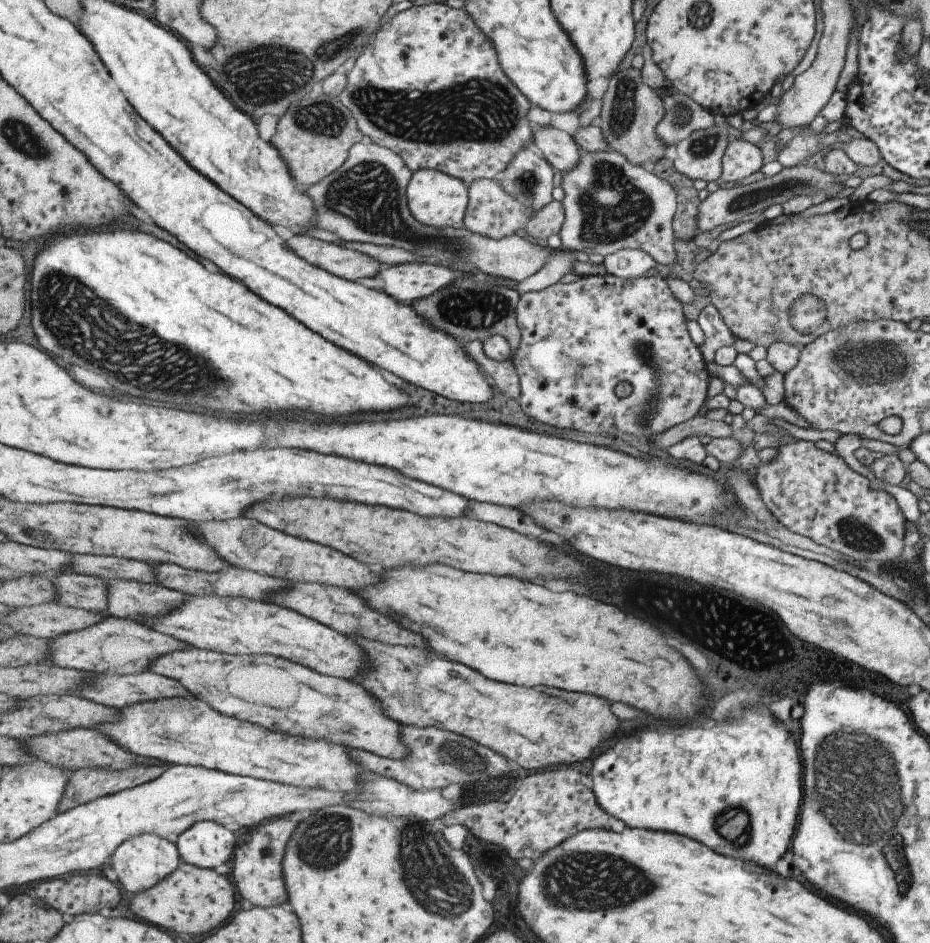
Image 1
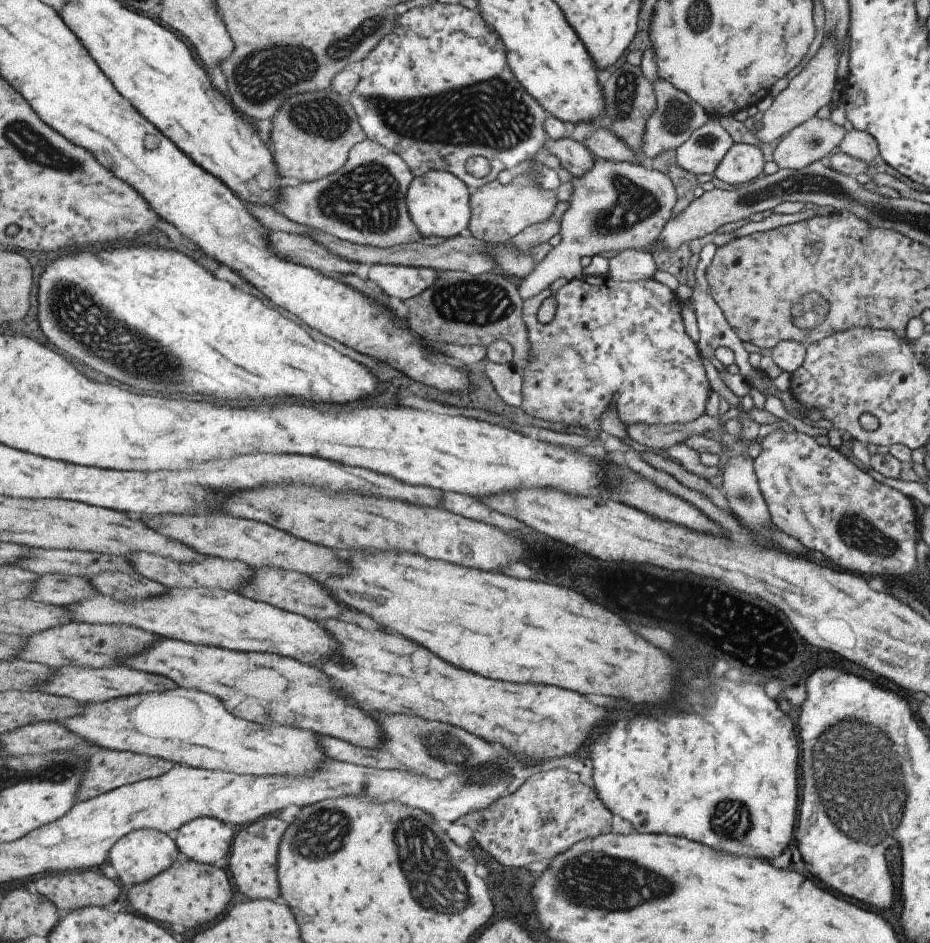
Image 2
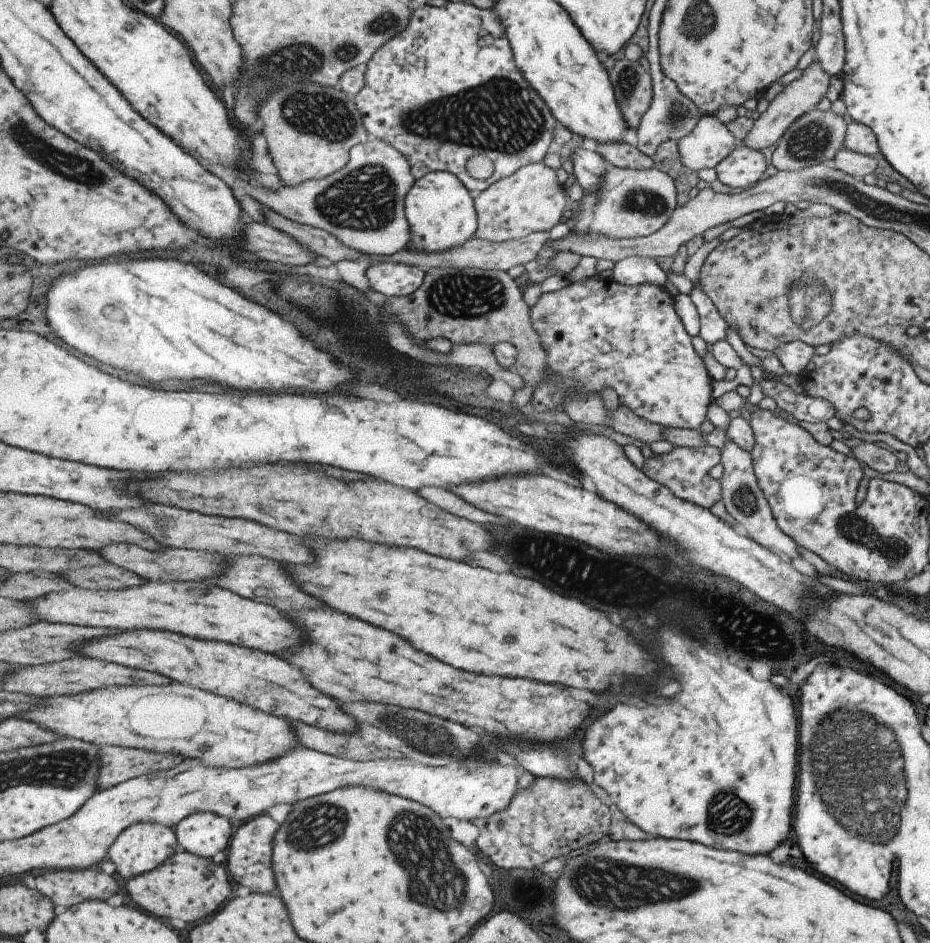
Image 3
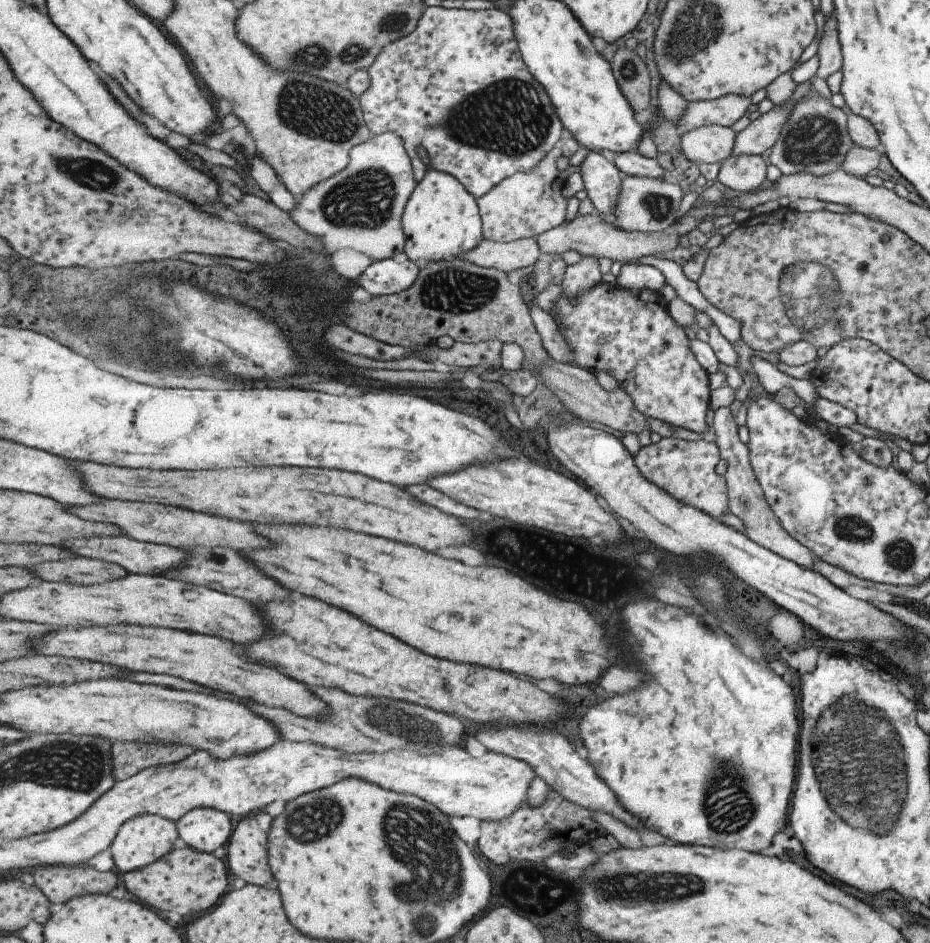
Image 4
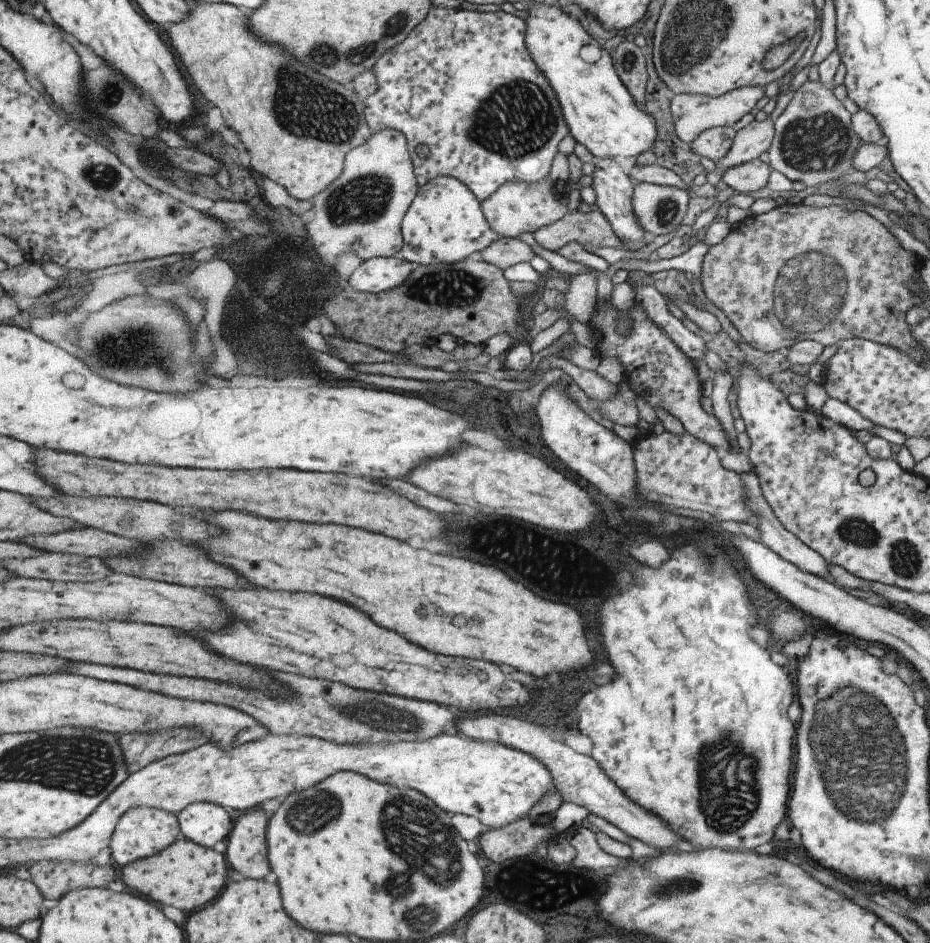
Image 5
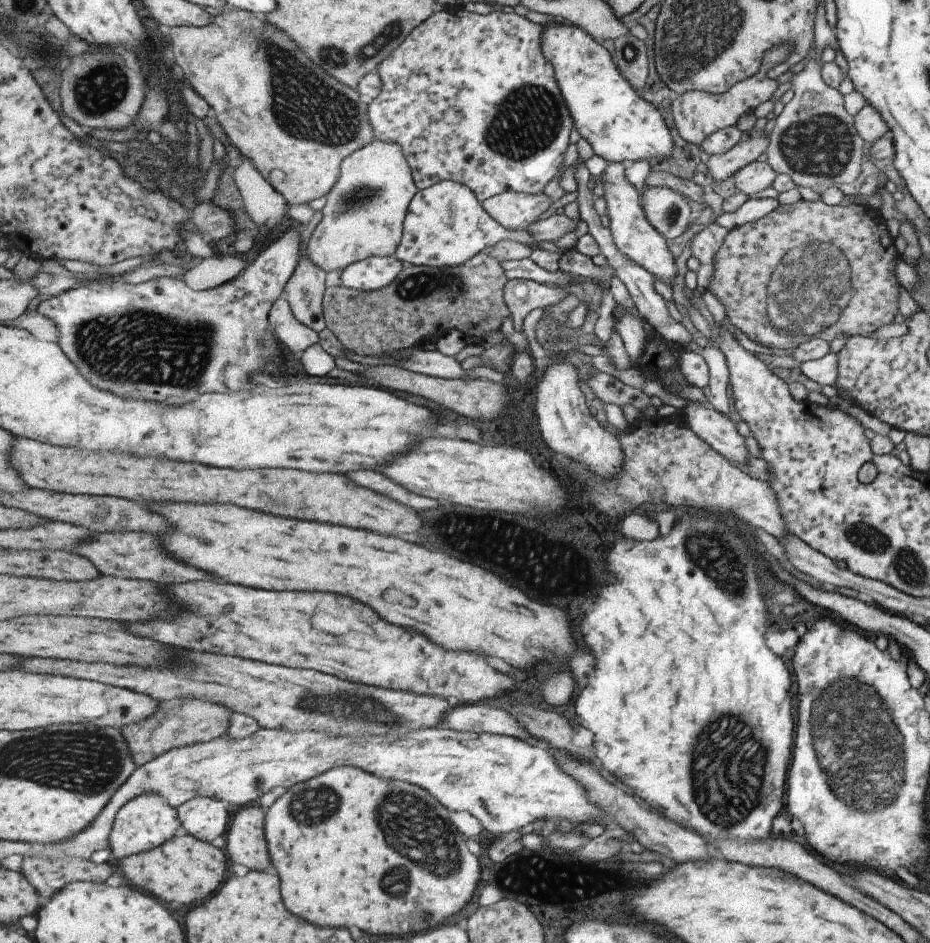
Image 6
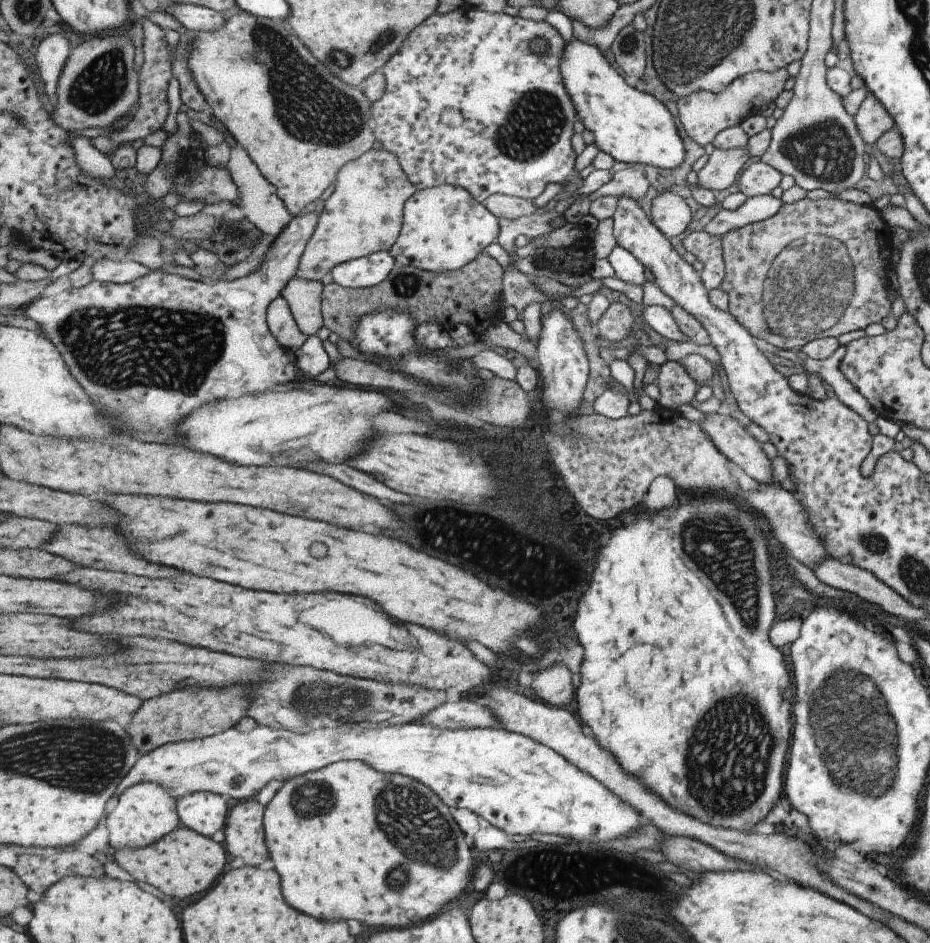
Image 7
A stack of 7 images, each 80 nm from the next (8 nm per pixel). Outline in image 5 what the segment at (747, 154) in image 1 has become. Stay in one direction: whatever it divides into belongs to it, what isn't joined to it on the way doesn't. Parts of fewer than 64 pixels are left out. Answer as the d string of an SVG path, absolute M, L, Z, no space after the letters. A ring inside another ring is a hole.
M754 158L737 166L726 168L719 173L720 180L729 188L741 194L749 194L749 192L755 192L765 186L769 172L770 166L768 164Z

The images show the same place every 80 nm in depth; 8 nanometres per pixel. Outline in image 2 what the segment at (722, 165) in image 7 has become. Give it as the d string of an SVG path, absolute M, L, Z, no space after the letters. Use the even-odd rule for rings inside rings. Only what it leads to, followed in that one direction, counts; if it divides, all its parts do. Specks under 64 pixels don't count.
M823 37L818 50L806 63L801 71L788 81L787 86L774 96L767 110L757 116L753 136L761 142L771 142L779 136L787 134L792 128L815 117L815 112L830 103L833 84L835 84L835 70L837 70L838 50L836 40Z

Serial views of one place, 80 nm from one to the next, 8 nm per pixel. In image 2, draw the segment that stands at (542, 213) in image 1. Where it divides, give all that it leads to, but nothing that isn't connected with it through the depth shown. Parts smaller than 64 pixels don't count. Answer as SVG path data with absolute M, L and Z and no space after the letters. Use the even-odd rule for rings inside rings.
M559 201L554 208L553 214L543 222L535 223L518 234L513 240L505 243L517 245L520 251L528 253L528 250L551 240L555 234L561 232L561 215L563 213L563 202Z

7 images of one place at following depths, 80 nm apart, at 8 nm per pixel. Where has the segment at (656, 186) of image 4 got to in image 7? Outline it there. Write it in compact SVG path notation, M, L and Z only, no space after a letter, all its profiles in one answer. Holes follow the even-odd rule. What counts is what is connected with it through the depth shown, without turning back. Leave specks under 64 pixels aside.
M660 192L650 201L650 221L667 238L681 234L691 220L689 206L677 193Z

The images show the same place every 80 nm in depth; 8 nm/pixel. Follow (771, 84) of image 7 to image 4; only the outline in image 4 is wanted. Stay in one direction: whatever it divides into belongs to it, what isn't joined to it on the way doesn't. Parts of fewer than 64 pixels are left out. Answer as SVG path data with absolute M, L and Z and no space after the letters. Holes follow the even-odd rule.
M725 95L710 101L689 103L686 111L675 124L677 132L682 135L701 125L721 125L730 127L749 106L749 97Z

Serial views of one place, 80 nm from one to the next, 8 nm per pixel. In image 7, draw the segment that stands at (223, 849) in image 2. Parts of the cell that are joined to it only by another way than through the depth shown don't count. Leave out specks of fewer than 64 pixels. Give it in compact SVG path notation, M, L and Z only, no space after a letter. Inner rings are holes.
M191 793L177 801L181 826L211 837L228 823L227 798L217 793Z

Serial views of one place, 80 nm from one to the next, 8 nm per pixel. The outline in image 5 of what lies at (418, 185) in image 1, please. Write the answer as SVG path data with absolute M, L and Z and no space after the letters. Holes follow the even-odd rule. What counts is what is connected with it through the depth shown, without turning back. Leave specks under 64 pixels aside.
M440 176L420 187L403 222L404 247L402 258L418 265L458 263L476 256L499 238L500 234L489 224L481 200L461 180Z

